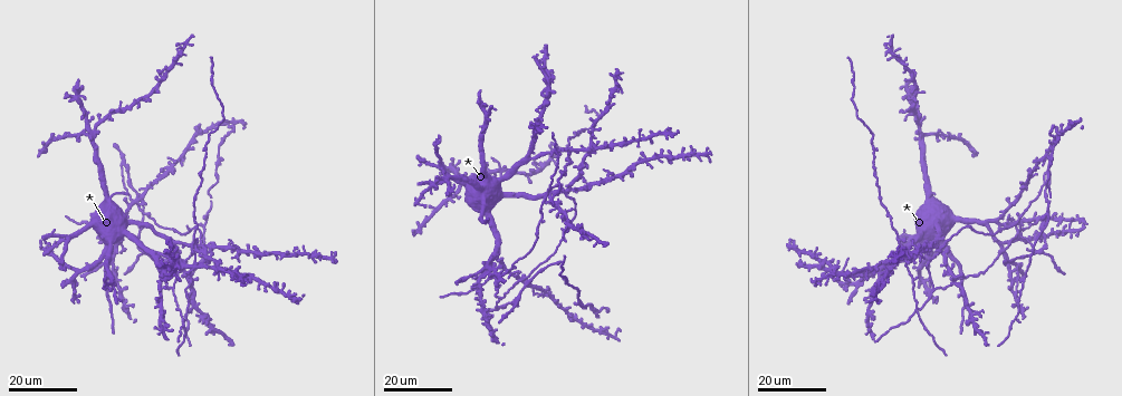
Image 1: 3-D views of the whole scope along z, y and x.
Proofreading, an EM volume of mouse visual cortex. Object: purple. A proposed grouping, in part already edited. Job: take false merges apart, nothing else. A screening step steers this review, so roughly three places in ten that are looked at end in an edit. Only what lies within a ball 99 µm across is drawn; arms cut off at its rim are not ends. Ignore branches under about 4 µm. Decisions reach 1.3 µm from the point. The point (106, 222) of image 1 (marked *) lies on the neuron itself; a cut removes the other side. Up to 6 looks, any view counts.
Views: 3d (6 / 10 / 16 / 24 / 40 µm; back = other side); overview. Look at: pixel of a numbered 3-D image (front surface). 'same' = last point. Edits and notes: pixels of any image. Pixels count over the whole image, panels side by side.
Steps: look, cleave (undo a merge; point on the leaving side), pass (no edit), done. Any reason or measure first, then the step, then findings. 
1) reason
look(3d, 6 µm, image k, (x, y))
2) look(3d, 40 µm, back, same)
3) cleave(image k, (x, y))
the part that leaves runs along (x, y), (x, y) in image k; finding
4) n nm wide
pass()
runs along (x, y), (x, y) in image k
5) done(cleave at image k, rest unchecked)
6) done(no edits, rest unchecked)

four or more arms meet
look(3d, 24 µm, image 1, (237, 253))

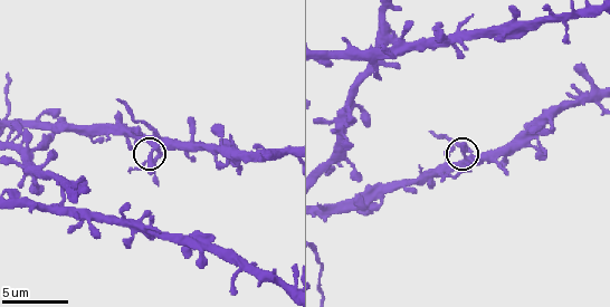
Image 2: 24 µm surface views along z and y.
closer look
look(3d, 6 µm, image 2, (470, 160))

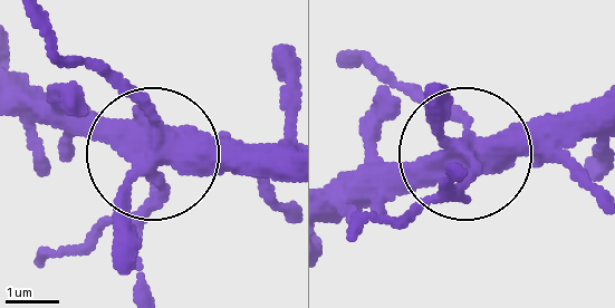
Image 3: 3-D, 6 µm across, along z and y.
390 nm wide
cleave(image 3, (147, 220))
the part that leaves runs along (157, 159), (144, 111), (37, 17) in image 3; two neurons meet here

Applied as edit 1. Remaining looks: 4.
look(overview)

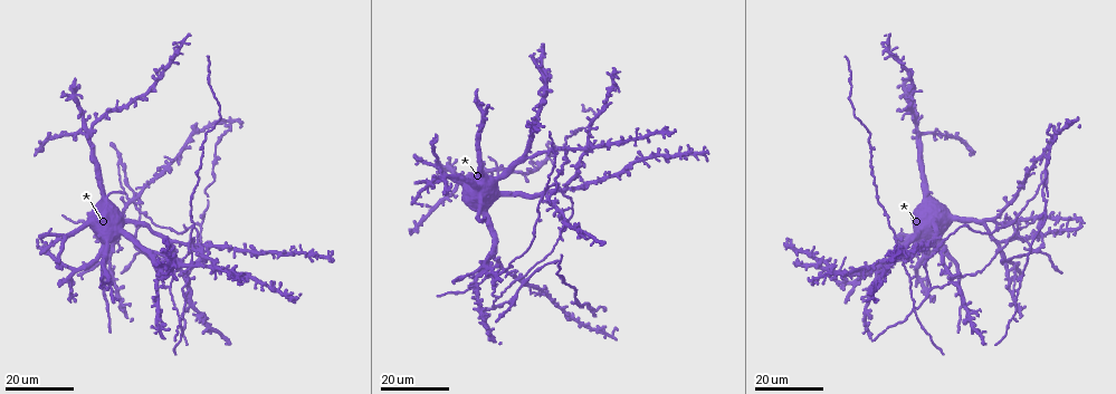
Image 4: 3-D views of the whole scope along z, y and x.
three-way junction
look(3d, 24 µm, image 4, (192, 253))

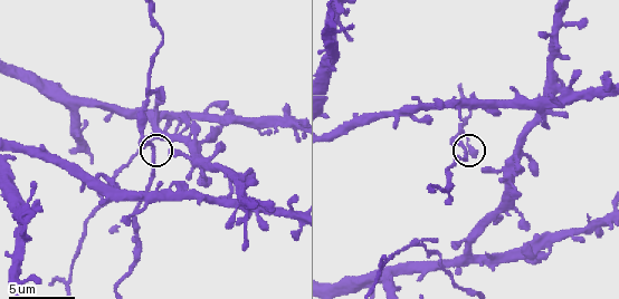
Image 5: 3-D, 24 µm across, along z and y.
look(3d, 10 µm, image 5, (154, 157))

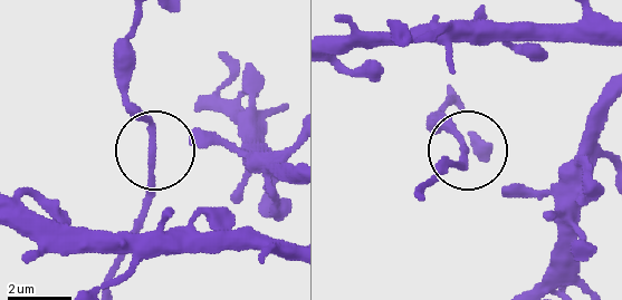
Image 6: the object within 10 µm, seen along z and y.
3 arms
pass()
continuous, no second neuron

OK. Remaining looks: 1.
done(cleave at image 3, rest unchecked)

